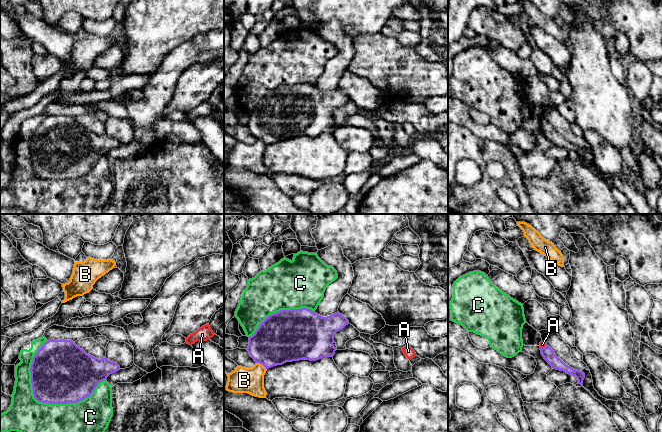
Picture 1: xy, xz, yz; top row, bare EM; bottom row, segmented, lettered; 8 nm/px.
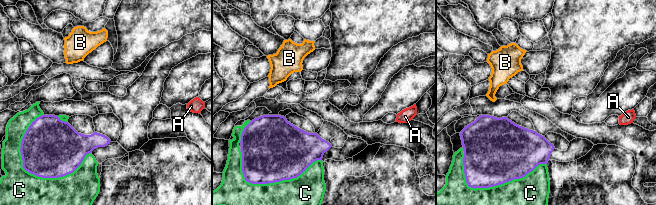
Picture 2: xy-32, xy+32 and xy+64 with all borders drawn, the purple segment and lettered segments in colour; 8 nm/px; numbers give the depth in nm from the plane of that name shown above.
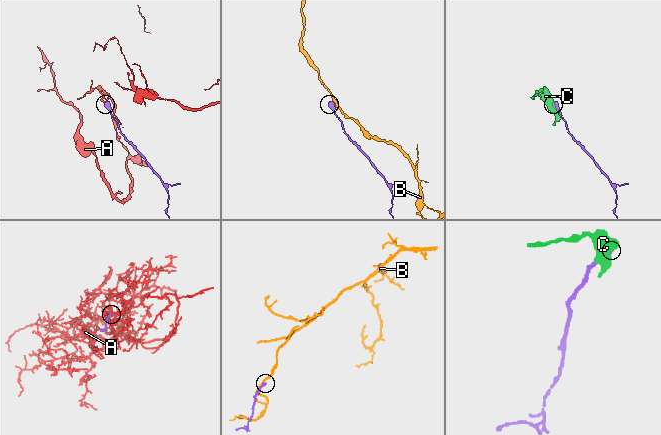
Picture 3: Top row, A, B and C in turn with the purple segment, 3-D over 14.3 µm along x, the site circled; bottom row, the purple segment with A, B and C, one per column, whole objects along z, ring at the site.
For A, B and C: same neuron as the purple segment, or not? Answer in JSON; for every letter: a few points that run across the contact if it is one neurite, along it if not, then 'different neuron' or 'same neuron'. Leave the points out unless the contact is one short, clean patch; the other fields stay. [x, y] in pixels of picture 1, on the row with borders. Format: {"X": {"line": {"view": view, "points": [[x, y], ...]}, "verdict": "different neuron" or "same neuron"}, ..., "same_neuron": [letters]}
{"A": {"line": {"view": "yz", "points": [[548, 354], [544, 347], [542, 344]]}, "verdict": "same neuron"}, "B": {"line": {"view": "xz", "points": [[256, 362], [259, 362], [266, 369]]}, "verdict": "different neuron"}, "C": {"verdict": "different neuron"}, "same_neuron": ["A"]}

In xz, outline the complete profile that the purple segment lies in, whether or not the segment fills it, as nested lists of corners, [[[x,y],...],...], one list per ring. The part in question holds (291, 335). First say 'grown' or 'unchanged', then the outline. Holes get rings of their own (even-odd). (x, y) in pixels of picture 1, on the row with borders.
unchanged; [[[307,308],[280,310],[259,325],[246,350],[266,369],[286,362],[333,357],[334,334],[348,324],[339,312],[323,317]]]

